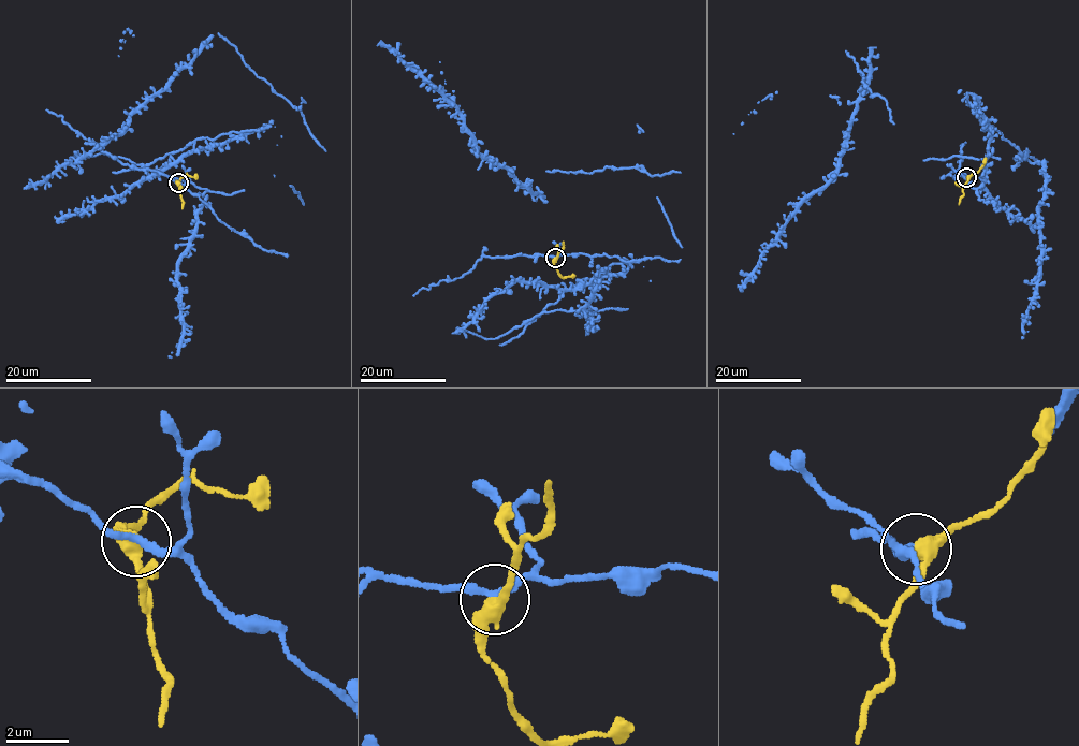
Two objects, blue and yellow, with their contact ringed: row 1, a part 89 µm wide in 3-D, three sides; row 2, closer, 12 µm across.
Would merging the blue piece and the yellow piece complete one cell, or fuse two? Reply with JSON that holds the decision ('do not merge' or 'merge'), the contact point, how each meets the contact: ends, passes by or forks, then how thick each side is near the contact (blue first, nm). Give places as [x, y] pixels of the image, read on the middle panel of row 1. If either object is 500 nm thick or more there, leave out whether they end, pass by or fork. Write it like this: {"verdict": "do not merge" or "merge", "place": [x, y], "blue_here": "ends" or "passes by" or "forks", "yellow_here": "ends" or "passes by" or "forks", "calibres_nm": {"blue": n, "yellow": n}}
{"verdict": "do not merge", "place": [555, 258], "blue_here": "passes by", "yellow_here": "passes by", "calibres_nm": {"blue": 240, "yellow": 400}}

